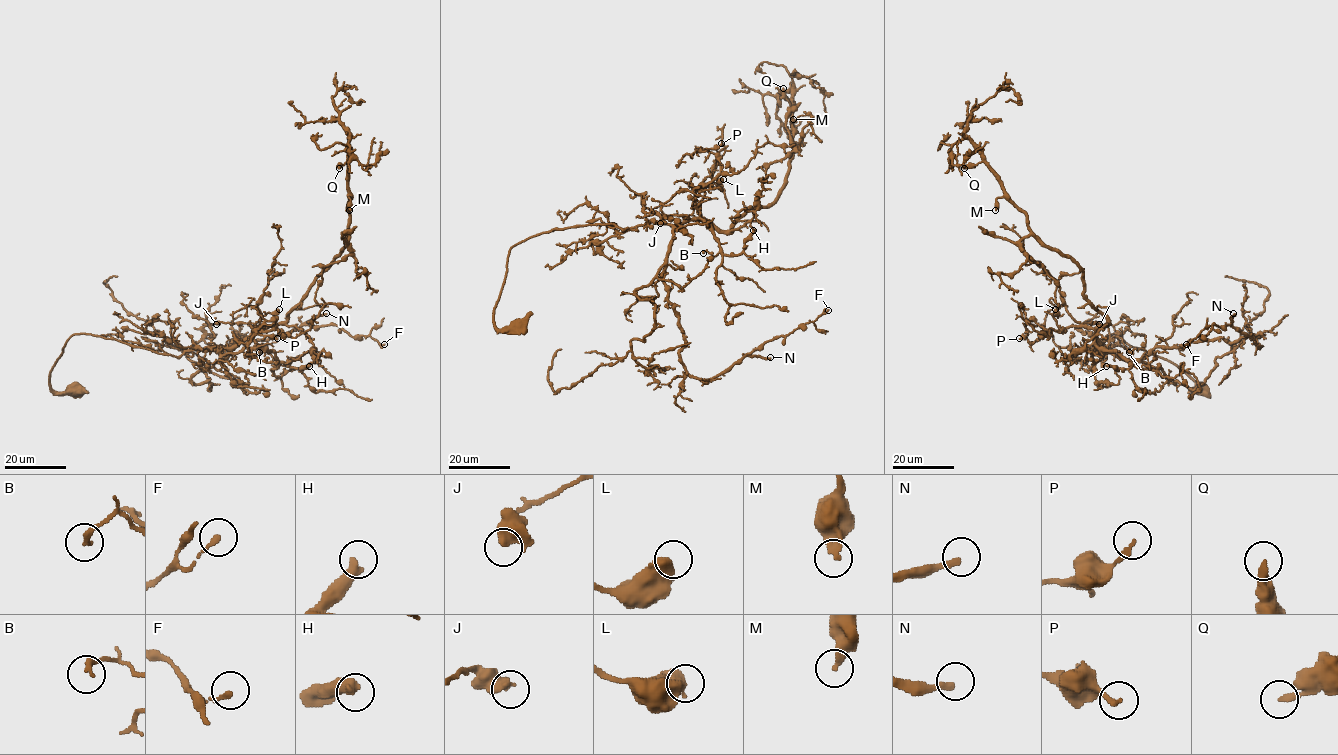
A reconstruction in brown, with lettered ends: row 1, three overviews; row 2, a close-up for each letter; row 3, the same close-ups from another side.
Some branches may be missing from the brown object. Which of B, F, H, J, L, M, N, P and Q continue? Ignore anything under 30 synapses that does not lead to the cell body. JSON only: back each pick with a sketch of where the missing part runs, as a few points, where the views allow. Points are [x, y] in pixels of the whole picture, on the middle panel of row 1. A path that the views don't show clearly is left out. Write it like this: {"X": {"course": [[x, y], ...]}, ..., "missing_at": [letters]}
{"H": {"course": [[753, 230], [792, 215], [798, 194], [808, 185], [815, 187], [824, 178], [820, 176]]}, "N": {"course": [[770, 357], [778, 363], [788, 364], [802, 360], [797, 368], [782, 376]]}, "missing_at": ["H", "N"]}

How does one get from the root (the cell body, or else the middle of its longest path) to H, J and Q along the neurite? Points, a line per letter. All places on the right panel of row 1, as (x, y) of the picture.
H: (1200, 385), (1206, 392), (1115, 333), (1099, 354), (1096, 337), (1131, 365), (1106, 366)
J: (1200, 385), (1206, 392), (1173, 363), (1119, 334), (1105, 338), (1101, 355), (1096, 332), (1082, 325), (1099, 324)
Q: (1200, 385), (1119, 334), (1101, 355), (1107, 319), (1083, 271), (982, 161), (964, 168)

